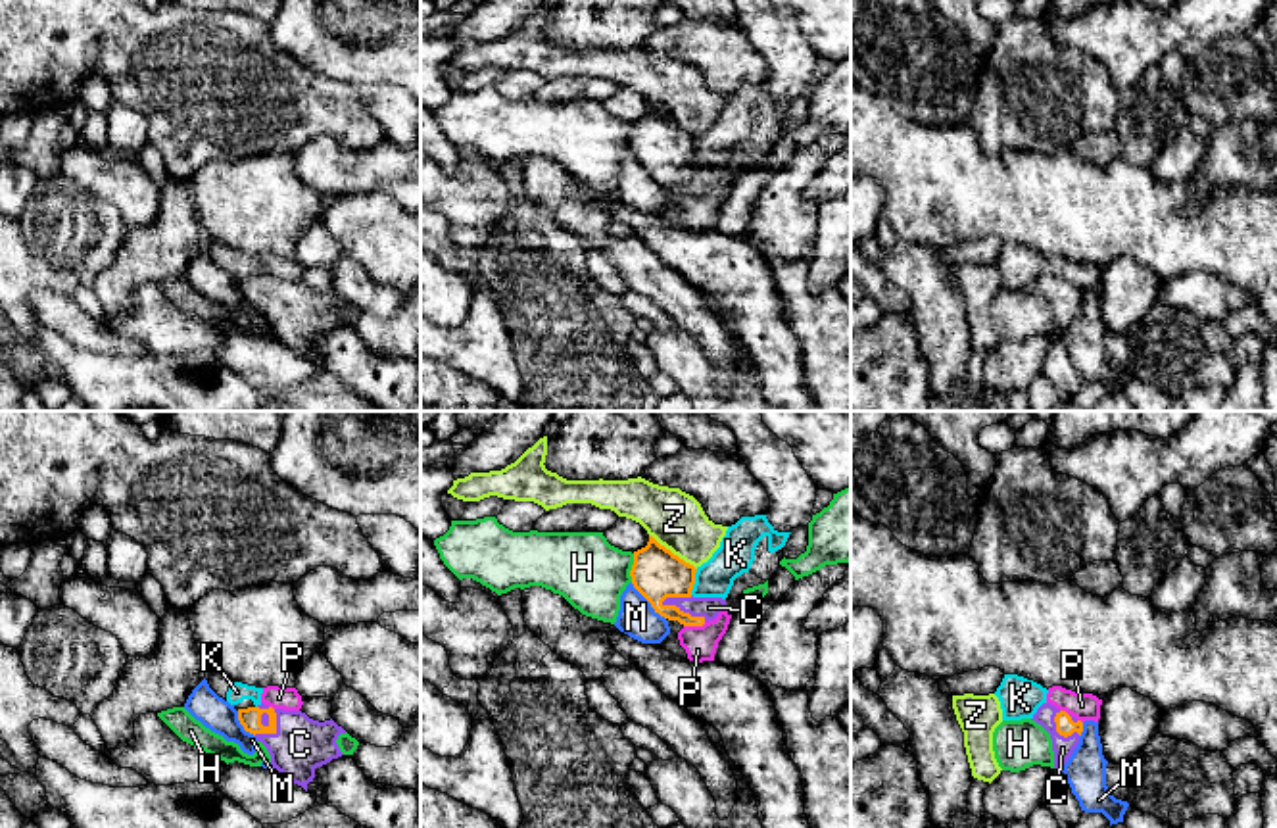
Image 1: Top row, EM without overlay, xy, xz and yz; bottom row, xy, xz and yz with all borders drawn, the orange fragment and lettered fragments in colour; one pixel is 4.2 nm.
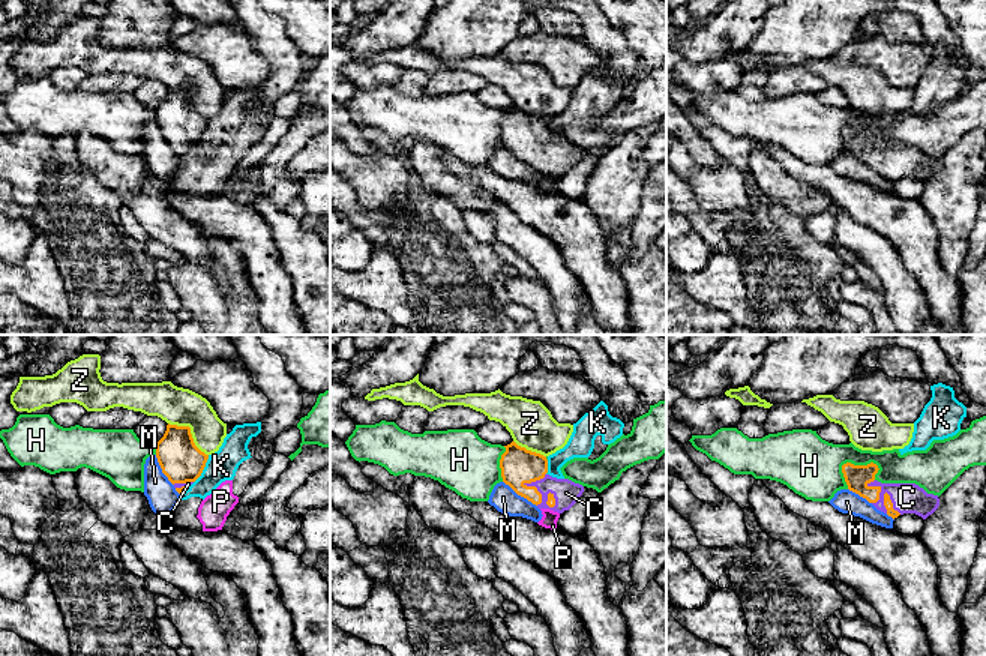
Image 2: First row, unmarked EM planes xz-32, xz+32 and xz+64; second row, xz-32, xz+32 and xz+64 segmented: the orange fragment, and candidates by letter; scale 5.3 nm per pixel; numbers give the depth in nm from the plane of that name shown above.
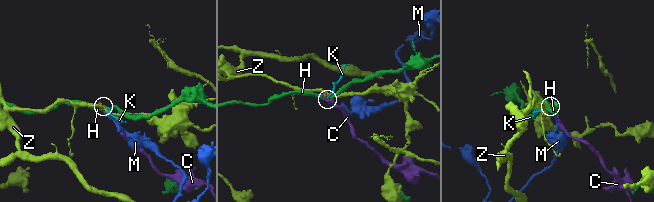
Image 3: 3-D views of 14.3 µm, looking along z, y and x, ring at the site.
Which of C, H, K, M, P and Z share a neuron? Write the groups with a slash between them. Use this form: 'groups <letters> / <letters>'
groups C / H / K P / M / Z

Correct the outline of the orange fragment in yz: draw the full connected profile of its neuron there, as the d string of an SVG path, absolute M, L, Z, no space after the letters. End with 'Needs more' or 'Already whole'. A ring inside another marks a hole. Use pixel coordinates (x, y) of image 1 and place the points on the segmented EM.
M1043 703L1031 720L1041 724L1050 734L1054 768L1062 770L1079 743L1083 722L1050 703Z. Needs more

